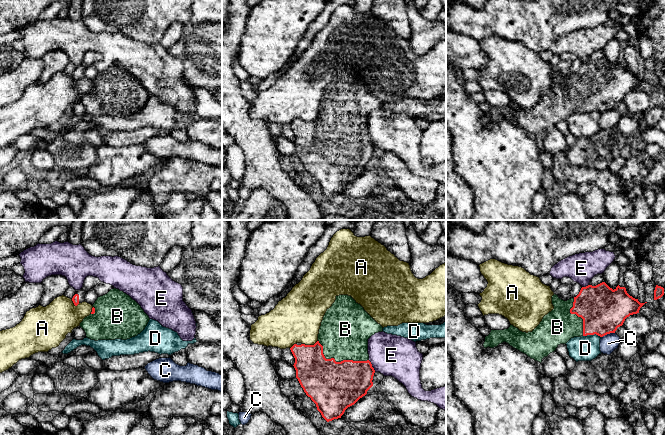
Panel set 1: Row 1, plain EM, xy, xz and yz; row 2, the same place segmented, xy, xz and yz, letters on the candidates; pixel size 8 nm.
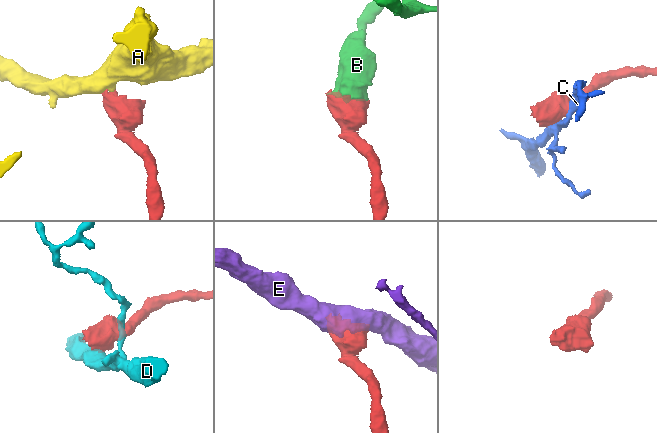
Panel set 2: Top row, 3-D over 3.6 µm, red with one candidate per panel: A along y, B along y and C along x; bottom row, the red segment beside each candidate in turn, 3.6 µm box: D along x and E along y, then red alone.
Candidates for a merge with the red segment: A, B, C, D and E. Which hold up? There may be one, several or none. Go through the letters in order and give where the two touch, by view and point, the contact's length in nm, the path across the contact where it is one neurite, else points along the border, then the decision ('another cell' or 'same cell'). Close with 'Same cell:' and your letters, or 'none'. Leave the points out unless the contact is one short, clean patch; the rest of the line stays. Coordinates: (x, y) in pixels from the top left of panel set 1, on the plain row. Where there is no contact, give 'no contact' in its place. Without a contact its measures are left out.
A: xz (309, 121) | 130 nm | along xz (317, 116), (313, 120), (302, 120) | another cell
B: xz (338, 138) | 440 nm | same cell
C: yz (607, 109) | 120 nm | along yz (614, 108), (607, 109), (601, 113) | another cell
D: yz (592, 110) | 140 nm | along yz (583, 111), (597, 110), (600, 113) | another cell
E: xz (371, 142) | 110 nm | another cell
Same cell: B

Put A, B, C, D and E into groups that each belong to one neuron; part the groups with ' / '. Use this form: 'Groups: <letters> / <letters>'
Groups: A / B / C / D / E

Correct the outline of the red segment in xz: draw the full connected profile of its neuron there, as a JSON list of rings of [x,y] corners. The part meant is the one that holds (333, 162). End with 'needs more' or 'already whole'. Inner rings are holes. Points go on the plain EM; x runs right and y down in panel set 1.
[[[336,72],[335,78],[327,85],[318,110],[318,117],[314,121],[294,120],[290,126],[295,134],[294,144],[304,168],[316,180],[317,186],[327,197],[341,194],[345,186],[354,181],[367,170],[373,162],[375,149],[368,130],[368,115],[375,109],[382,108],[383,103],[378,100],[351,72]]]; needs more

